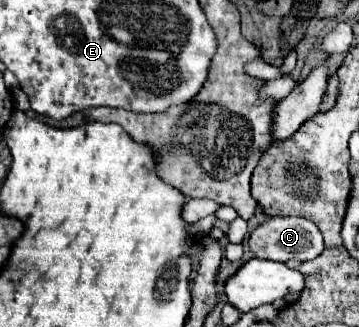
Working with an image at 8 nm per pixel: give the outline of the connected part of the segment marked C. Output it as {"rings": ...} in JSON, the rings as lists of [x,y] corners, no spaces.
{"rings":[[[271,217],[263,225],[259,225],[249,237],[249,249],[255,257],[271,259],[271,261],[289,261],[301,259],[309,261],[315,259],[323,251],[323,237],[317,225],[303,217]]]}

